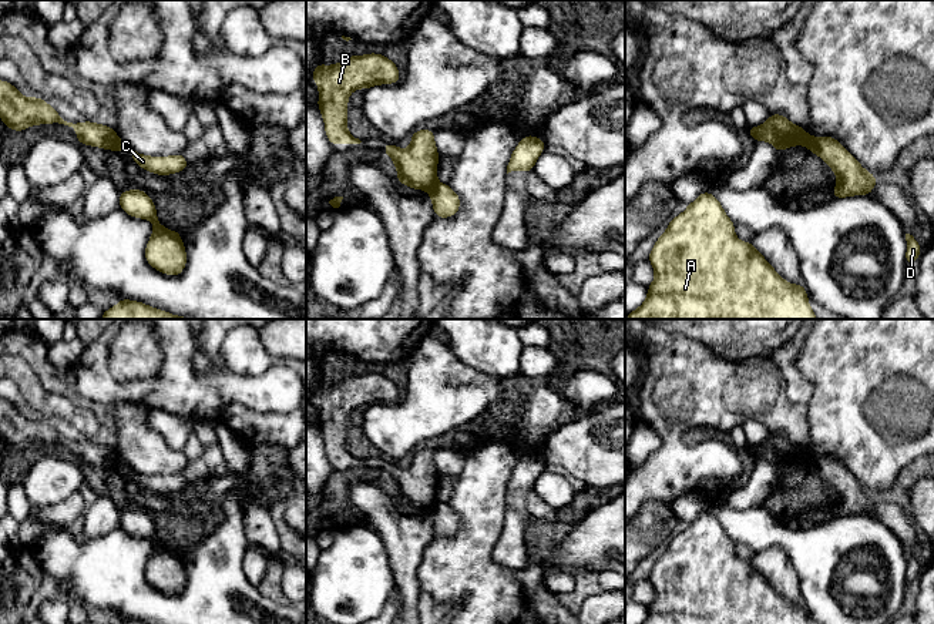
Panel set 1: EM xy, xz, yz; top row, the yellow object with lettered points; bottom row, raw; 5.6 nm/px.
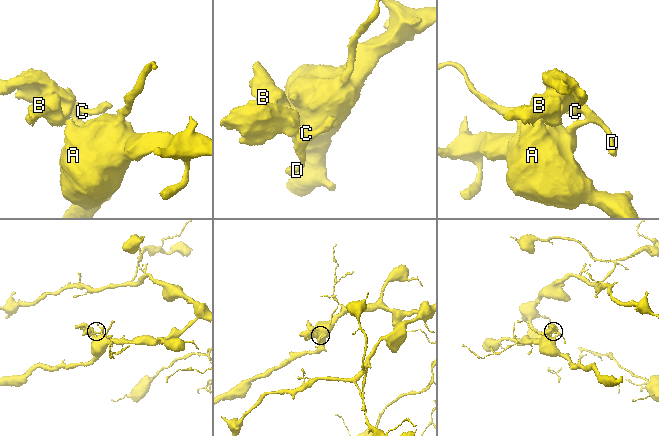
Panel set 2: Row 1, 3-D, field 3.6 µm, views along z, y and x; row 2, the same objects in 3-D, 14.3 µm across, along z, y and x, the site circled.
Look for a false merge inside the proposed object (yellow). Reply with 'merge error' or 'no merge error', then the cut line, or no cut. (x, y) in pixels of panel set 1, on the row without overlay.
merge error | xy (118, 458), (113, 468)

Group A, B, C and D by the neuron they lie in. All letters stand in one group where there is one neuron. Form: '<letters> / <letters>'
A C D / B

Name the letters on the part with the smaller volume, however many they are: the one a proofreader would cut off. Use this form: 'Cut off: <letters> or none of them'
Cut off: B

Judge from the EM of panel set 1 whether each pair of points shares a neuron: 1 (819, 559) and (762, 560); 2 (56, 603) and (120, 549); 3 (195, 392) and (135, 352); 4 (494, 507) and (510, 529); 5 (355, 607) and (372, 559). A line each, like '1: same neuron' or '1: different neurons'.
1: different neurons
2: different neurons
3: different neurons
4: different neurons
5: same neuron

